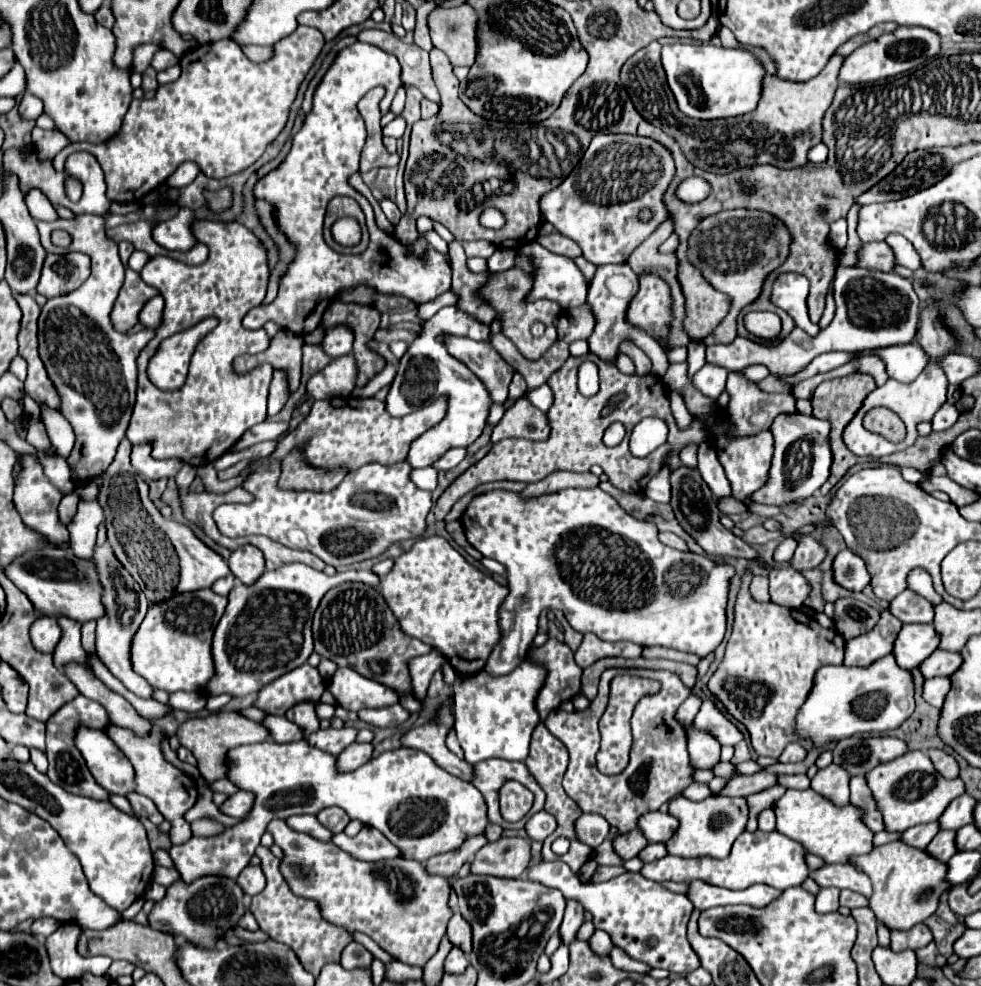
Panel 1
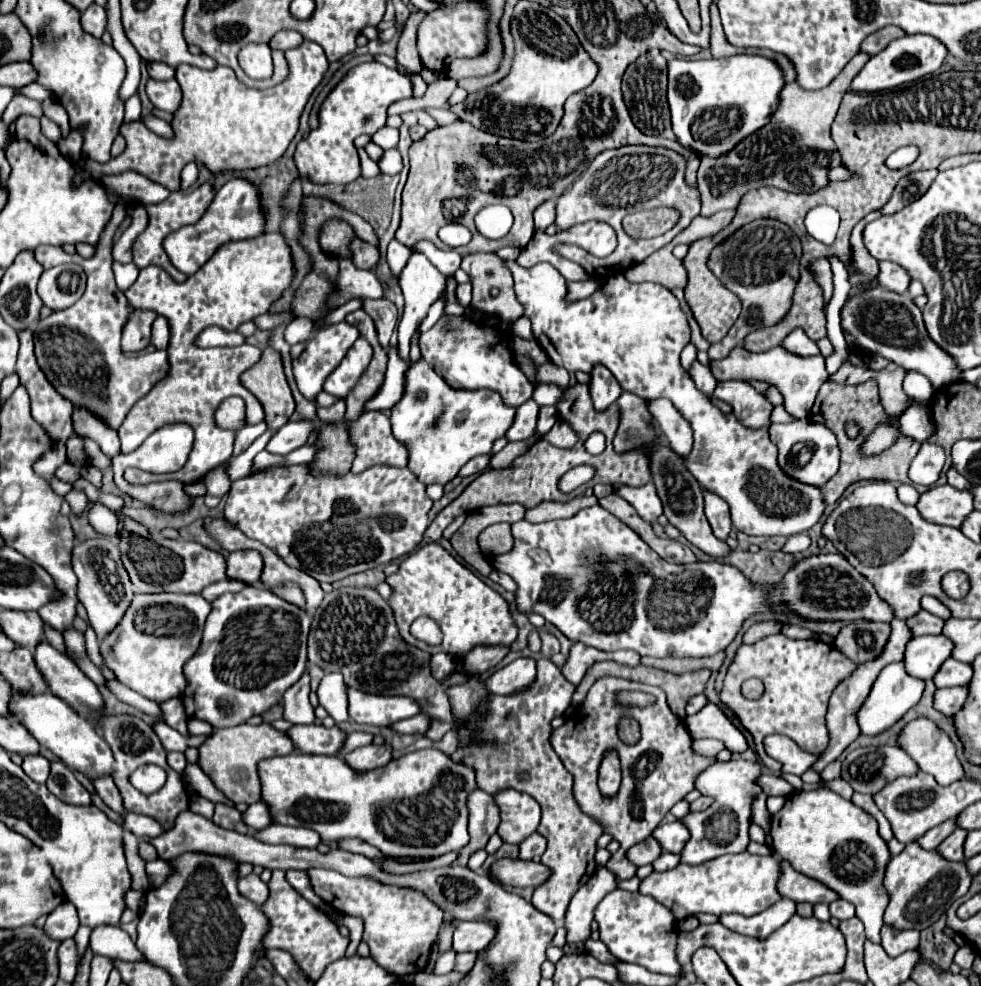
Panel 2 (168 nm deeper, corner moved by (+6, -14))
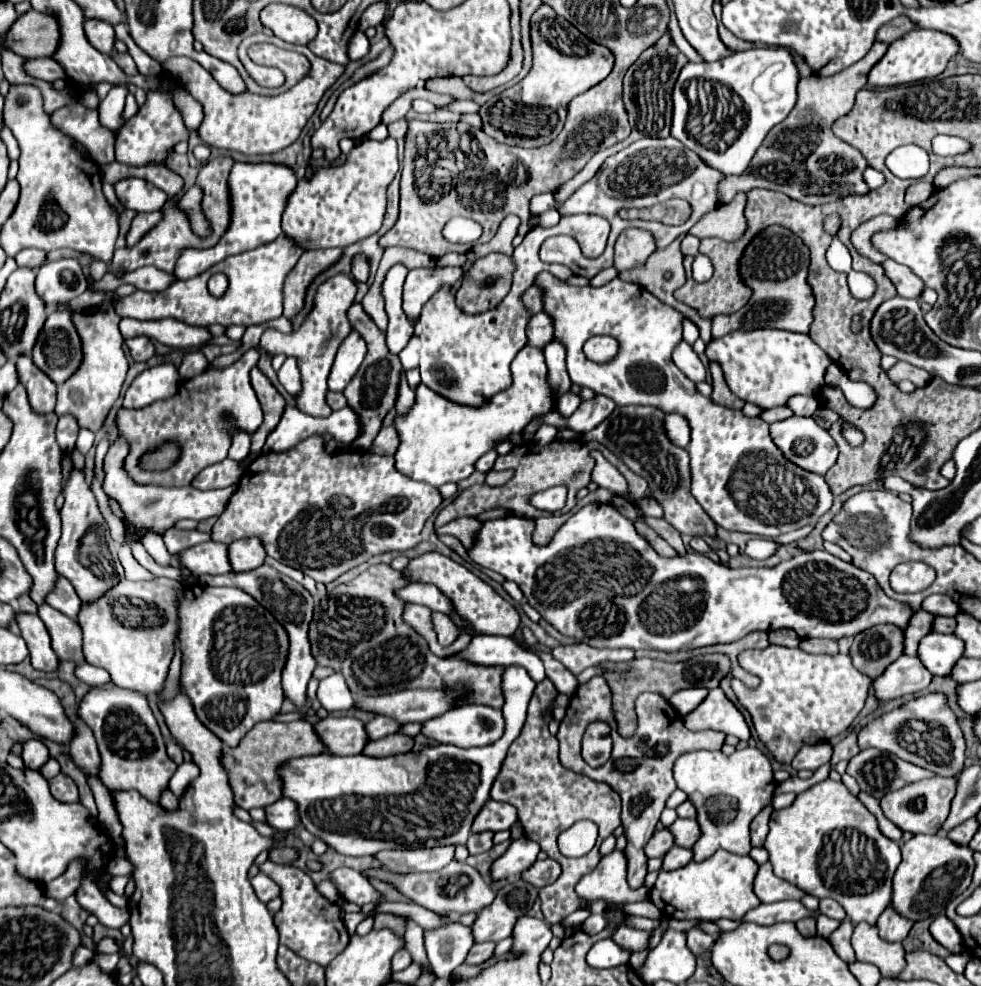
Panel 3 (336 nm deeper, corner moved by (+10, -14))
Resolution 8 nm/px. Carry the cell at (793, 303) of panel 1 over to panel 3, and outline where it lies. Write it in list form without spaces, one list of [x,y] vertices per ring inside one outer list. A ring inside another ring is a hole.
[[[754,330],[732,332],[720,340],[712,340],[706,348],[710,360],[720,362],[728,388],[744,402],[760,408],[786,404],[794,394],[814,396],[824,386],[824,372],[832,364],[830,356],[810,340],[808,334],[786,330]]]

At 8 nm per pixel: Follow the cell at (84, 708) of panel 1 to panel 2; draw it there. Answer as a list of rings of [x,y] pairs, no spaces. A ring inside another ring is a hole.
[[[52,762],[52,772],[46,782],[48,790],[68,804],[90,804],[90,792],[76,780],[74,772],[60,762]]]

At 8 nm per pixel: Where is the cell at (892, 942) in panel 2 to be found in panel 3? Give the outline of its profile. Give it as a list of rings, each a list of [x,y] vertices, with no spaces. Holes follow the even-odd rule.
[[[888,906],[888,908],[882,912],[882,916],[878,918],[876,928],[878,928],[878,932],[880,932],[882,940],[902,942],[902,940],[904,940],[904,936],[910,932],[912,924],[914,924],[914,922],[910,922],[910,920],[902,918],[898,912],[894,912],[894,910],[892,910],[892,906]]]

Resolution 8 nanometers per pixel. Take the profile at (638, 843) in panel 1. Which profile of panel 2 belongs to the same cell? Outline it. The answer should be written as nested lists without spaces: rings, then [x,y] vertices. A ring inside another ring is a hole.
[[[650,838],[644,840],[642,844],[636,844],[636,848],[630,848],[628,858],[634,860],[634,864],[644,866],[644,864],[652,864],[660,854],[662,854],[662,846],[654,838]]]

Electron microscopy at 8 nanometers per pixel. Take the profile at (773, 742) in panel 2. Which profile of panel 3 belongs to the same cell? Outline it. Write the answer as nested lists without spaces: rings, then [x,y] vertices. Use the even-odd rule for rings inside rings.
[[[830,744],[802,746],[792,760],[792,768],[794,770],[818,770],[822,764],[828,764],[830,758],[832,758]]]

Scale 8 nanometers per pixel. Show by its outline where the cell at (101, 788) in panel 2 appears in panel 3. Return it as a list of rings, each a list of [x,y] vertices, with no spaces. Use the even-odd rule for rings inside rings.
[[[76,720],[76,736],[70,742],[70,758],[74,764],[86,774],[98,778],[98,768],[100,768],[100,752],[96,748],[96,740],[92,736],[92,730]]]

